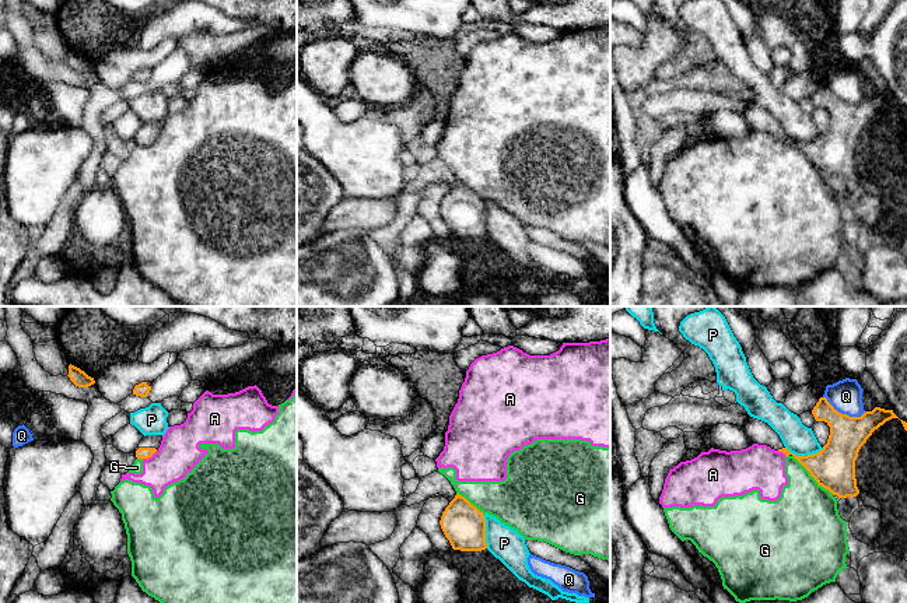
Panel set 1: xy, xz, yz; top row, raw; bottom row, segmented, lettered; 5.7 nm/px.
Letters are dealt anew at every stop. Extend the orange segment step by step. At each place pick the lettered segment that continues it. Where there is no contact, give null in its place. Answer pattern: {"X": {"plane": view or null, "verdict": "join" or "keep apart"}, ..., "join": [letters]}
{"A": {"plane": "xy", "verdict": "keep apart"}, "G": {"plane": "yz", "verdict": "keep apart"}, "P": {"plane": "yz", "verdict": "keep apart"}, "Q": {"plane": "yz", "verdict": "keep apart"}, "join": []}

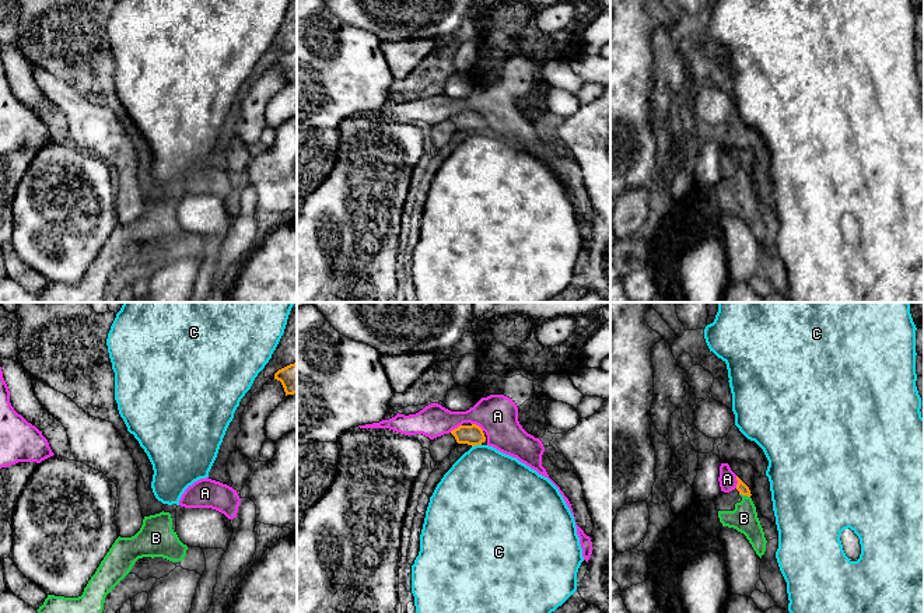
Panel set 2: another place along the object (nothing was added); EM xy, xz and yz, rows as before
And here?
{"A": {"plane": "yz", "verdict": "keep apart"}, "B": {"plane": "yz", "verdict": "join"}, "C": {"plane": "xz", "verdict": "keep apart"}, "join": ["B"]}

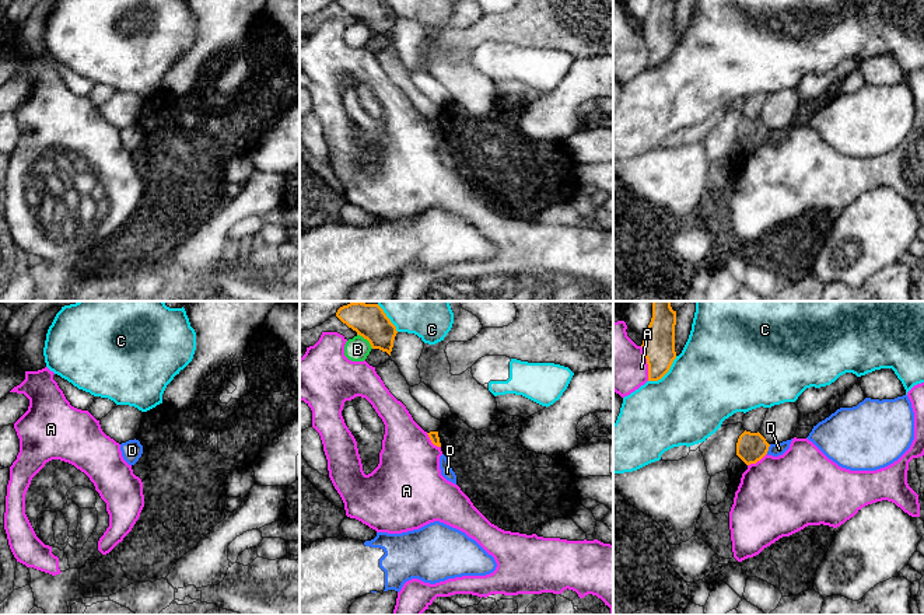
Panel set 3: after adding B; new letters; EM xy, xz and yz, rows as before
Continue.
{"A": {"plane": "yz", "verdict": "keep apart"}, "B": {"plane": "xz", "verdict": "keep apart"}, "C": {"plane": "yz", "verdict": "keep apart"}, "D": {"plane": "yz", "verdict": "keep apart"}, "join": []}

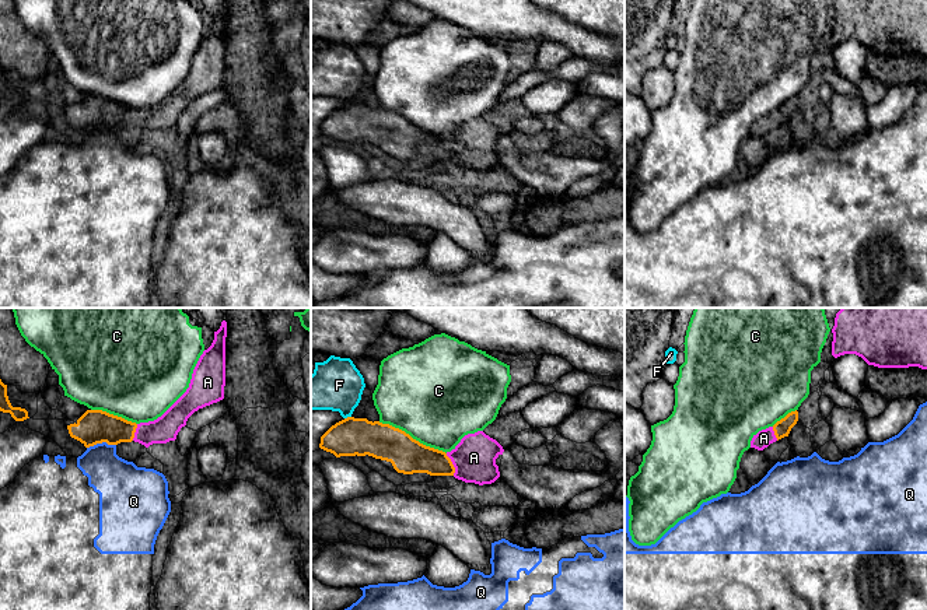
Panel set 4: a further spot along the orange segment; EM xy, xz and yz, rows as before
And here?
{"A": {"plane": "xz", "verdict": "join"}, "C": {"plane": "xz", "verdict": "keep apart"}, "F": {"plane": "xz", "verdict": "keep apart"}, "Q": {"plane": "xy", "verdict": "keep apart"}, "join": ["A"]}

